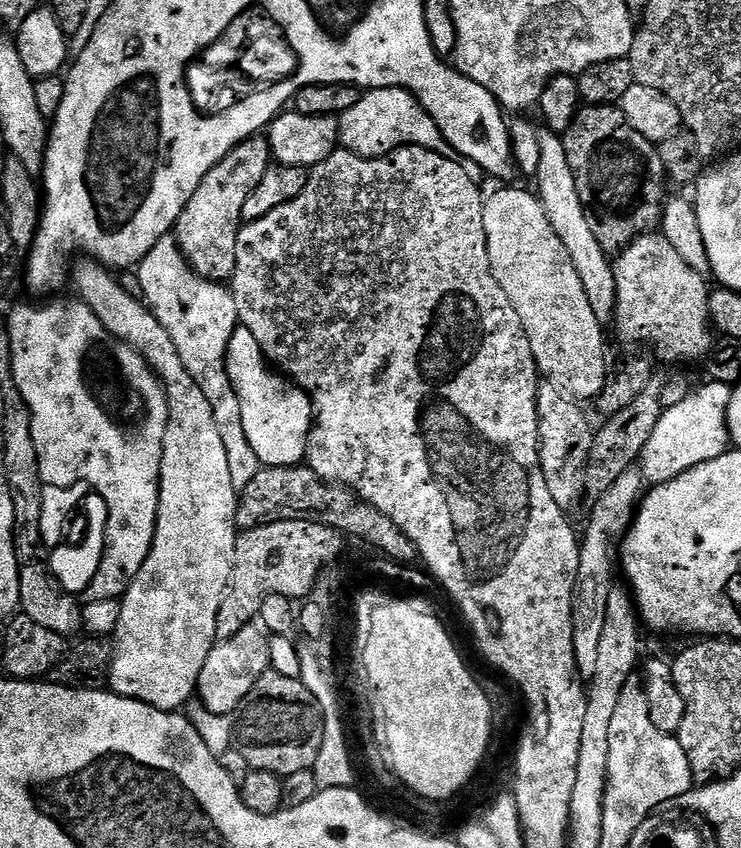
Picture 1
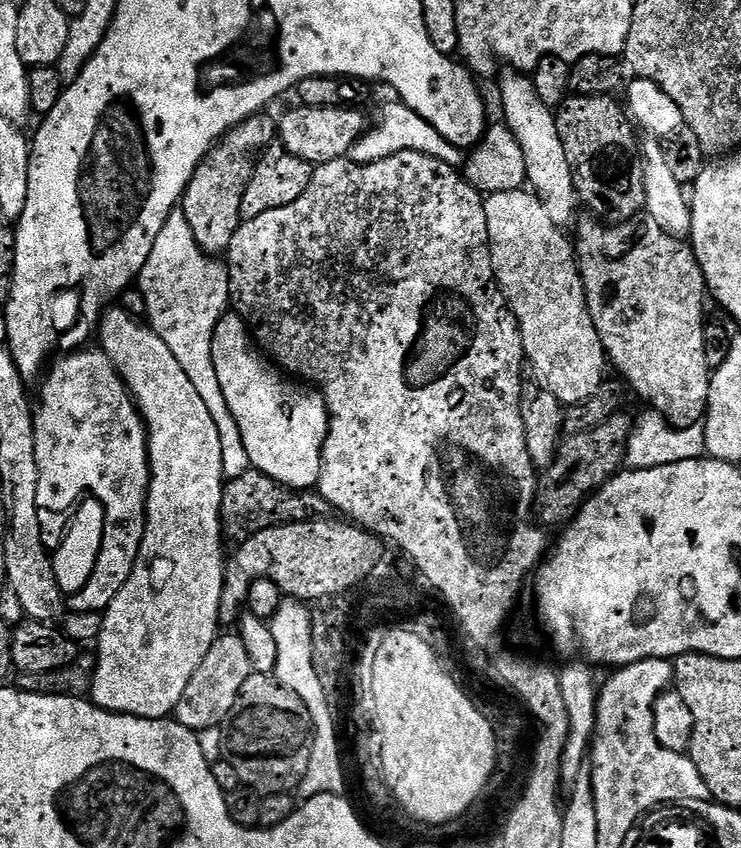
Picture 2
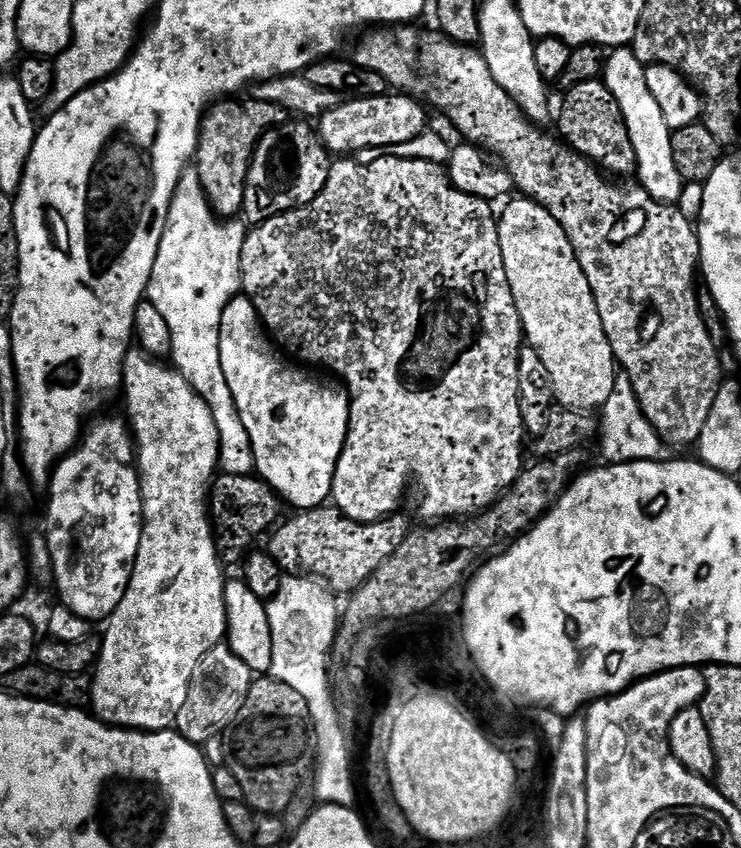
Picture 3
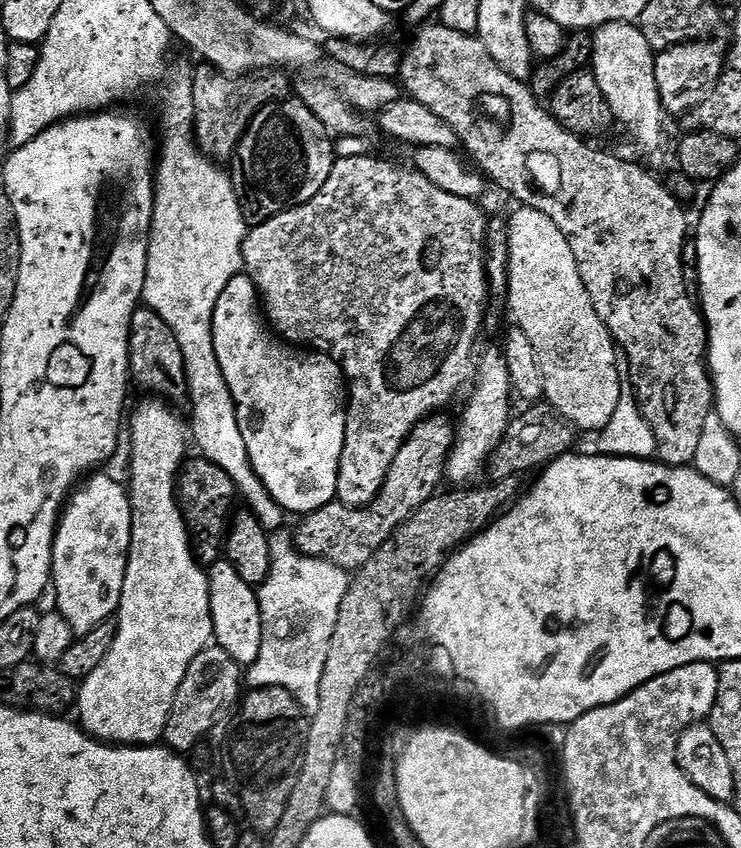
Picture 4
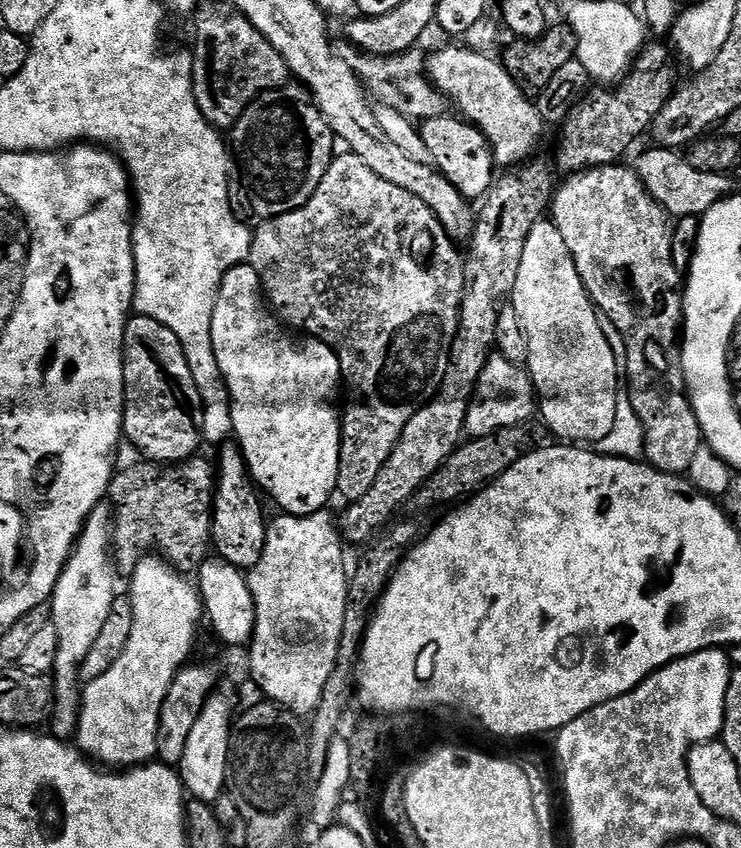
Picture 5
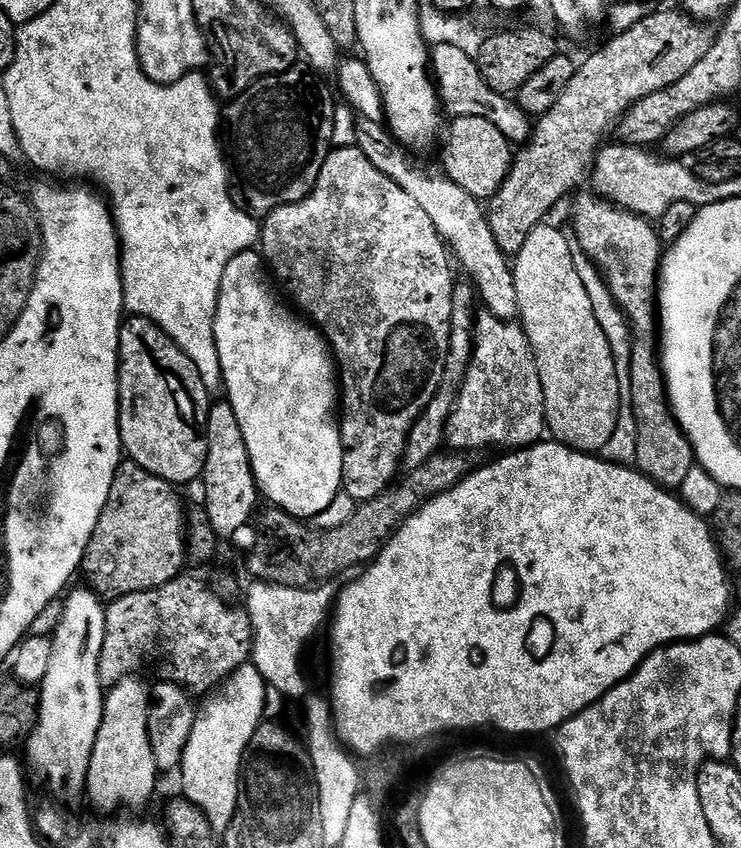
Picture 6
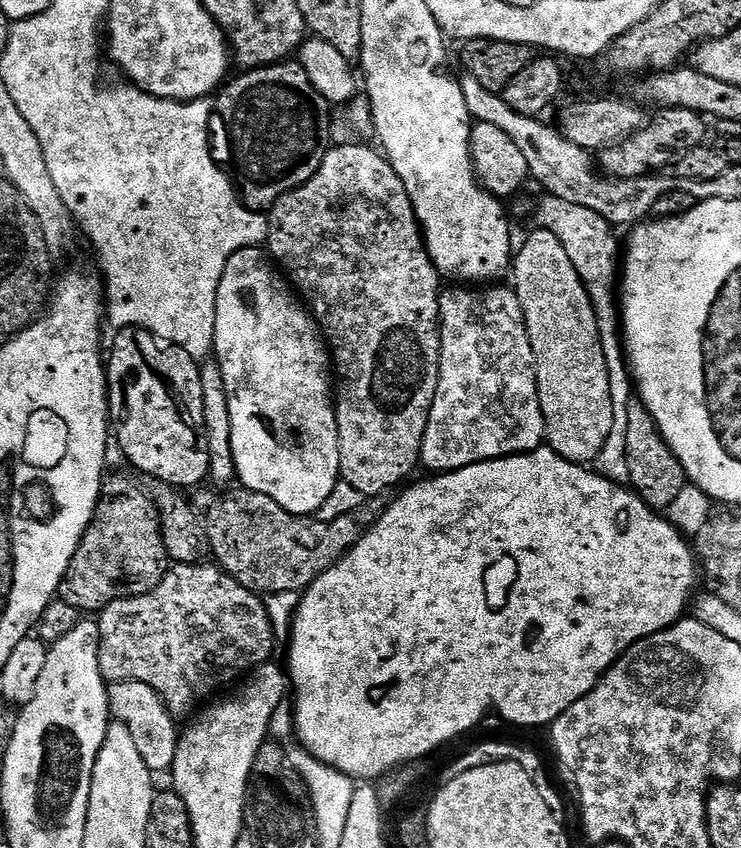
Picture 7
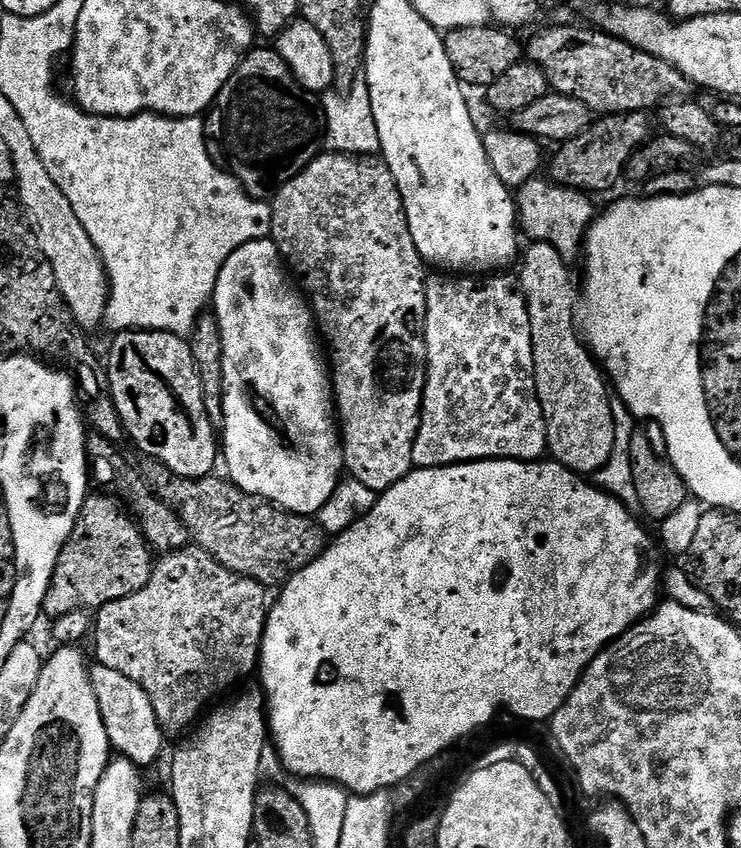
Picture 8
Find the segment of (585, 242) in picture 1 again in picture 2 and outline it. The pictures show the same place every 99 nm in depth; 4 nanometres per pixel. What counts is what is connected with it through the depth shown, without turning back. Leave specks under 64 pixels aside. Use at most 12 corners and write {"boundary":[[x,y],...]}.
{"boundary":[[521,72],[500,82],[529,185],[569,227],[580,199],[557,115]]}

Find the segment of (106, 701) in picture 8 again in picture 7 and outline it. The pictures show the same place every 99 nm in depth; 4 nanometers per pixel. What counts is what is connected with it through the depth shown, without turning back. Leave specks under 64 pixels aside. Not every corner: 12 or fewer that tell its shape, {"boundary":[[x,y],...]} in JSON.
{"boundary":[[142,682],[108,690],[113,721],[125,724],[154,774],[171,773],[177,717]]}

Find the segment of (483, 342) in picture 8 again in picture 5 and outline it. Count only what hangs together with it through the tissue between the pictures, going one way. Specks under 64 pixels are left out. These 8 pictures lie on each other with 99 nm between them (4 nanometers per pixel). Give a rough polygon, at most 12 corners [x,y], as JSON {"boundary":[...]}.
{"boundary":[[494,354],[478,378],[464,431],[472,438],[527,425],[531,376]]}

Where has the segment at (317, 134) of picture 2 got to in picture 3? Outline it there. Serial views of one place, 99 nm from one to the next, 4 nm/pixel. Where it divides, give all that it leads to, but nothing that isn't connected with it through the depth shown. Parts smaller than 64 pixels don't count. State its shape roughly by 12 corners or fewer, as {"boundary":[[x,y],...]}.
{"boundary":[[407,94],[348,98],[319,117],[332,154],[407,143],[429,127]]}

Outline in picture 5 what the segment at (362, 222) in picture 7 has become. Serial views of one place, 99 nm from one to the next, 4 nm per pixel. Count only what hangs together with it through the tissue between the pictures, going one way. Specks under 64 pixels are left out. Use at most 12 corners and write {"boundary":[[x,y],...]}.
{"boundary":[[337,156],[247,263],[340,363],[339,495],[438,390],[457,241]]}

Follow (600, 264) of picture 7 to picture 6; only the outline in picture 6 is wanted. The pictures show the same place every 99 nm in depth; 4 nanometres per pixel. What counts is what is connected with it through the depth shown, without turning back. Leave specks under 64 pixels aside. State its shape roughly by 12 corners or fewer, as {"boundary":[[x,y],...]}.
{"boundary":[[572,249],[575,270],[618,370],[618,426],[602,456],[635,465],[632,332],[600,269]]}

